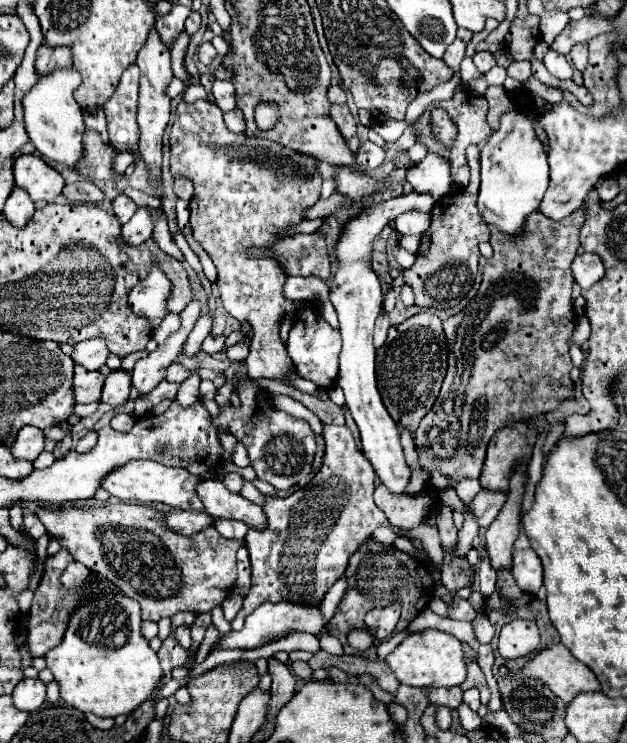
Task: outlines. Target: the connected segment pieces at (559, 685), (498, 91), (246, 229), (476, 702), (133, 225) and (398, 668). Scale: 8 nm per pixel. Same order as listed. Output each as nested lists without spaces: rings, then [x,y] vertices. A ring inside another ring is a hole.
[[[552,644],[536,654],[520,676],[542,680],[566,704],[578,696],[578,692],[600,690],[594,672],[590,672],[590,668],[586,668],[586,664],[580,660],[574,660],[570,650],[566,650],[562,644]]]
[[[492,86],[492,88],[486,90],[486,100],[488,100],[488,106],[490,106],[486,122],[492,130],[496,130],[500,126],[500,116],[510,110],[510,96],[504,88]]]
[[[198,100],[194,104],[184,101],[177,106],[176,120],[172,124],[172,160],[170,170],[174,176],[186,176],[194,182],[194,206],[190,212],[190,226],[194,232],[194,240],[212,256],[218,268],[218,290],[226,312],[238,320],[248,320],[254,328],[254,338],[250,346],[250,354],[246,358],[248,374],[252,378],[272,378],[282,382],[292,370],[292,360],[286,354],[284,344],[280,342],[280,320],[286,314],[294,314],[300,302],[290,302],[284,298],[282,288],[286,284],[286,274],[278,266],[276,260],[250,260],[246,250],[250,246],[268,248],[282,236],[282,232],[298,224],[306,208],[310,208],[320,198],[322,178],[316,170],[316,160],[312,156],[298,154],[280,144],[268,142],[264,138],[248,138],[242,134],[234,134],[226,128],[222,110],[206,100]]]
[[[470,688],[470,690],[464,692],[464,704],[466,704],[470,710],[478,712],[478,708],[480,708],[480,694],[478,694],[476,688]]]
[[[140,206],[132,216],[132,220],[122,226],[122,236],[132,246],[140,246],[142,242],[146,242],[152,236],[152,232],[154,232],[154,218],[152,210],[148,210],[146,206]]]
[[[424,630],[404,638],[392,654],[388,654],[386,664],[396,674],[402,684],[418,688],[440,688],[440,686],[458,686],[466,680],[466,660],[462,652],[462,642],[452,634],[440,630]]]

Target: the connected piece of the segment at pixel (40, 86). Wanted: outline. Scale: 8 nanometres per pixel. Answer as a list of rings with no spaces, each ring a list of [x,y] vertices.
[[[56,68],[54,72],[40,76],[34,88],[22,98],[24,106],[24,126],[30,142],[36,146],[36,150],[60,164],[66,164],[68,168],[74,168],[78,160],[82,158],[82,134],[84,134],[84,120],[82,120],[82,108],[74,100],[74,90],[82,78],[74,68]]]

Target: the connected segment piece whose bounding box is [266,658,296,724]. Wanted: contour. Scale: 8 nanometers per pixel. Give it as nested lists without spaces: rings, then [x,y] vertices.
[[[276,658],[268,660],[268,670],[272,676],[272,698],[268,702],[268,714],[266,714],[266,722],[276,722],[276,714],[280,712],[282,706],[286,706],[286,702],[292,700],[294,690],[296,690],[296,678],[290,670],[290,666],[278,662]]]

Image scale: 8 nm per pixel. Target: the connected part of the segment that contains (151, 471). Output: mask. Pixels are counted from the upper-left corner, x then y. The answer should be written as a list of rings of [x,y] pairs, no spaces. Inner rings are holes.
[[[132,460],[106,476],[102,488],[124,502],[164,502],[176,510],[202,510],[204,506],[196,494],[198,482],[196,476],[190,476],[190,472],[182,468],[168,468],[150,460]]]

